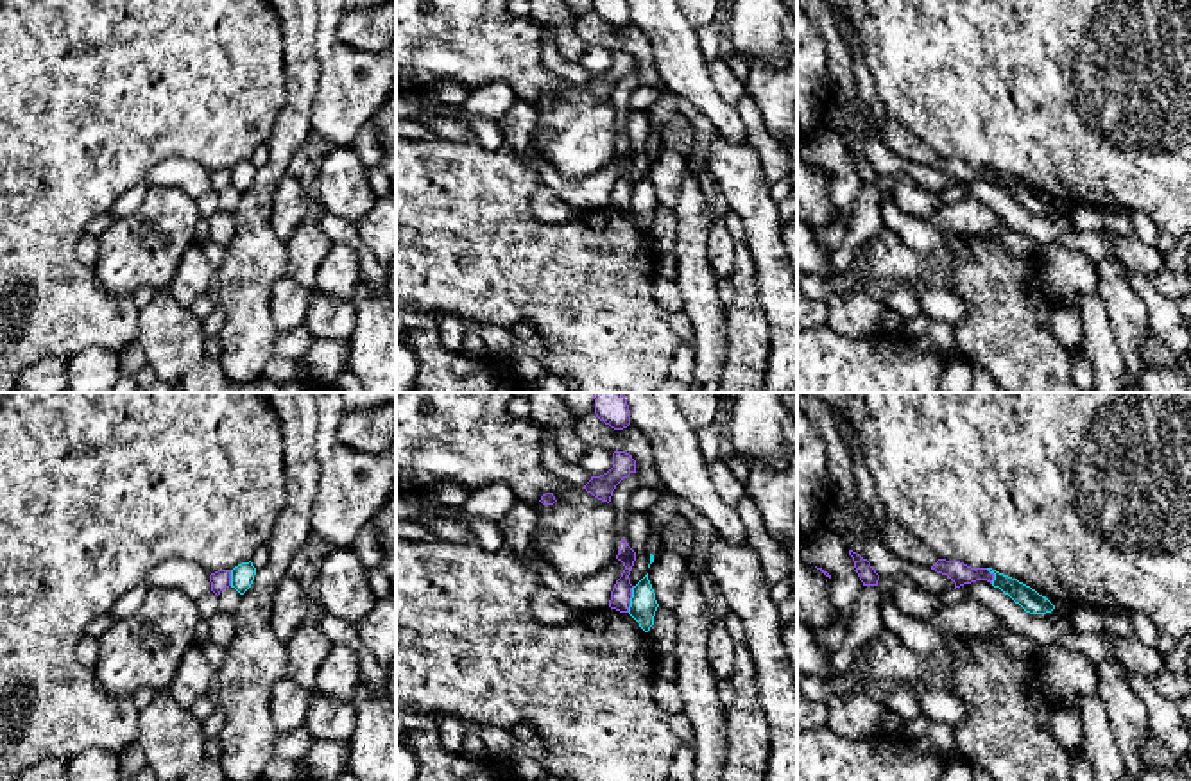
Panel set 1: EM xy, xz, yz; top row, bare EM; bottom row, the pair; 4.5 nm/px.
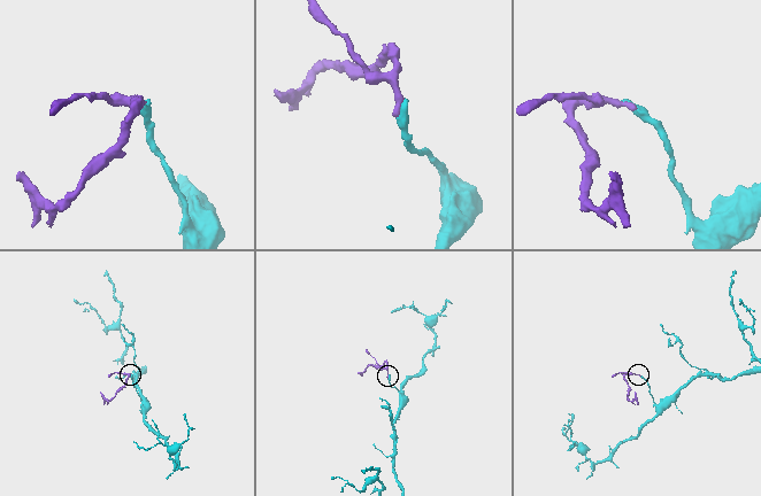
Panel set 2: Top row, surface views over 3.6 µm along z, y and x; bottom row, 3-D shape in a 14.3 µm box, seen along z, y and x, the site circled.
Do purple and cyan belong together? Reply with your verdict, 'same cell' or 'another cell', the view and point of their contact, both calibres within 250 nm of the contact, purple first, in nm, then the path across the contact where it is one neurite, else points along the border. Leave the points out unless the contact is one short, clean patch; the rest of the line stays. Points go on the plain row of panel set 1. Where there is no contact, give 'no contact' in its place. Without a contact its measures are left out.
another cell; contact xz (631, 196); calibres 100 and 120 nm; border xz (634, 185), (627, 210)

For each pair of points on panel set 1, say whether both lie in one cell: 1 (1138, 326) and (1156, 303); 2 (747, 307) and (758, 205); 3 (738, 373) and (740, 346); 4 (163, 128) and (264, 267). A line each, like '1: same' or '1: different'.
1: different
2: different
3: same
4: different

